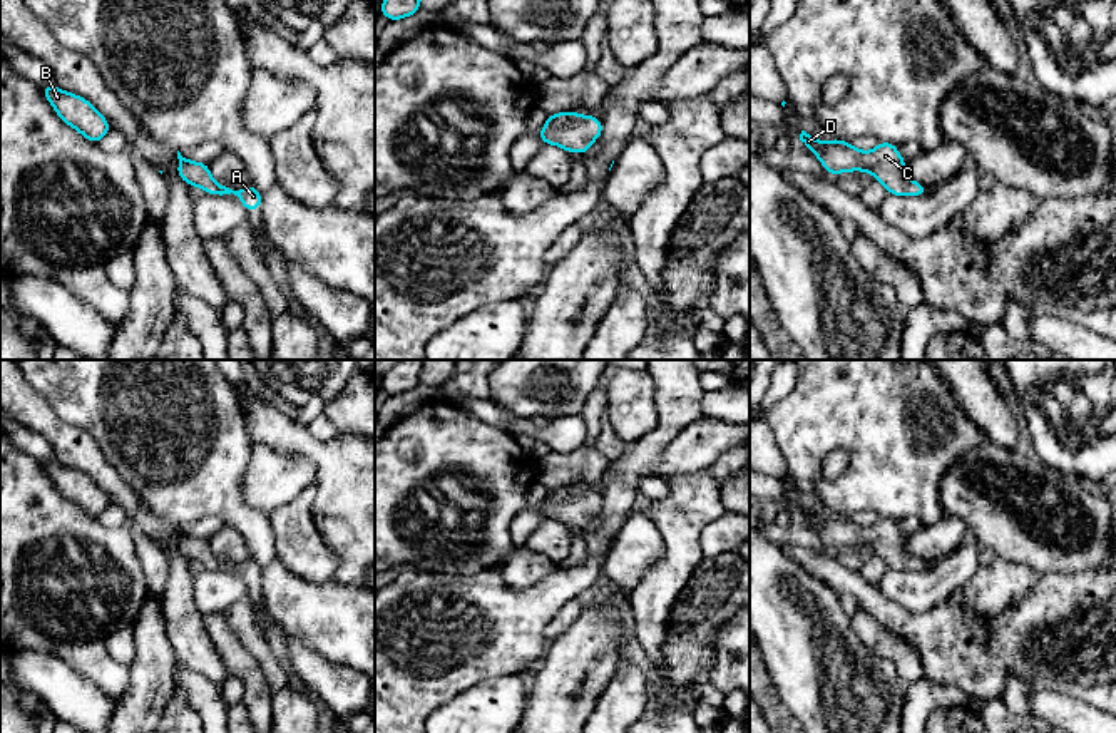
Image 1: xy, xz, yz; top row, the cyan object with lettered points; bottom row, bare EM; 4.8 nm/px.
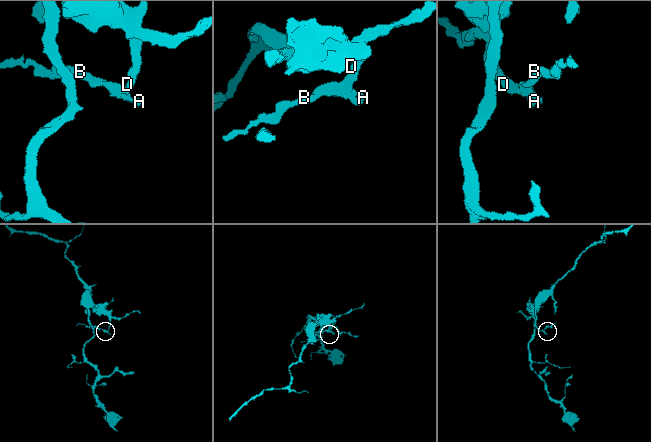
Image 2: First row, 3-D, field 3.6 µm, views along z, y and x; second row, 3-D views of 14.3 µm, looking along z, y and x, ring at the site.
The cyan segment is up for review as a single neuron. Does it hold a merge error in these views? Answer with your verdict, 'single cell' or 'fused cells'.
single cell

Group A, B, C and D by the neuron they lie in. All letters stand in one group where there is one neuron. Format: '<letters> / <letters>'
A B C D

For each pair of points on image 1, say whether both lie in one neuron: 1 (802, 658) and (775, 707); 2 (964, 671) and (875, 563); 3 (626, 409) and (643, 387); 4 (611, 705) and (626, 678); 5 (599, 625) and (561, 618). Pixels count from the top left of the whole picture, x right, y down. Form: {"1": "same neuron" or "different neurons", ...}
{"1": "different neurons", "2": "different neurons", "3": "same neuron", "4": "same neuron", "5": "different neurons"}

